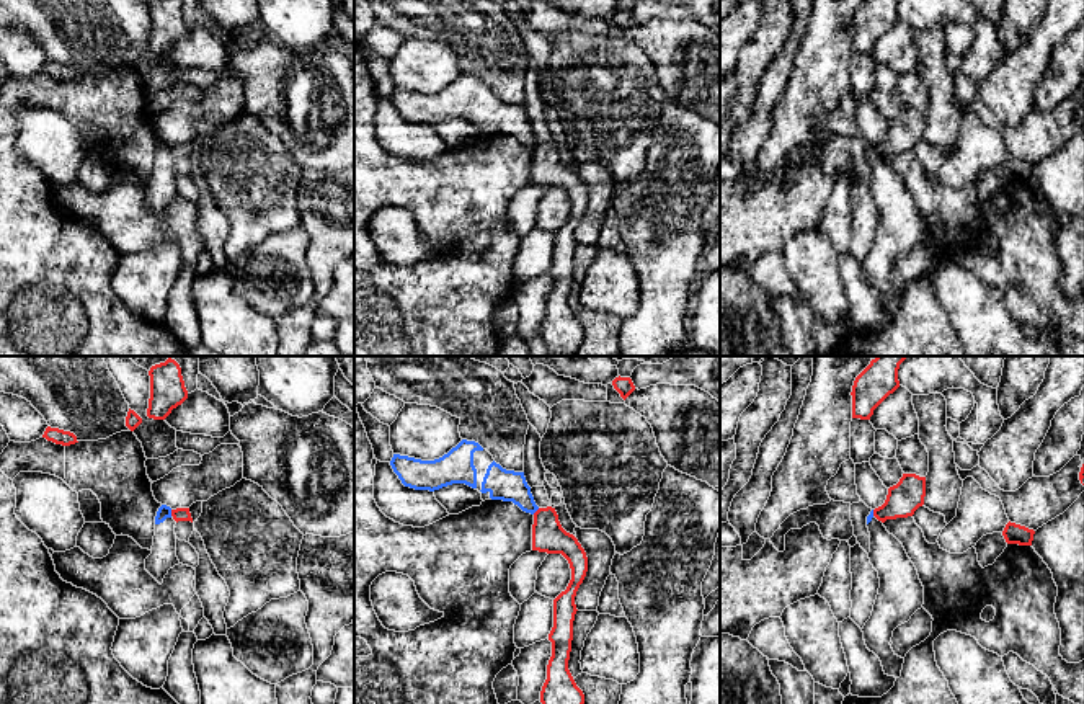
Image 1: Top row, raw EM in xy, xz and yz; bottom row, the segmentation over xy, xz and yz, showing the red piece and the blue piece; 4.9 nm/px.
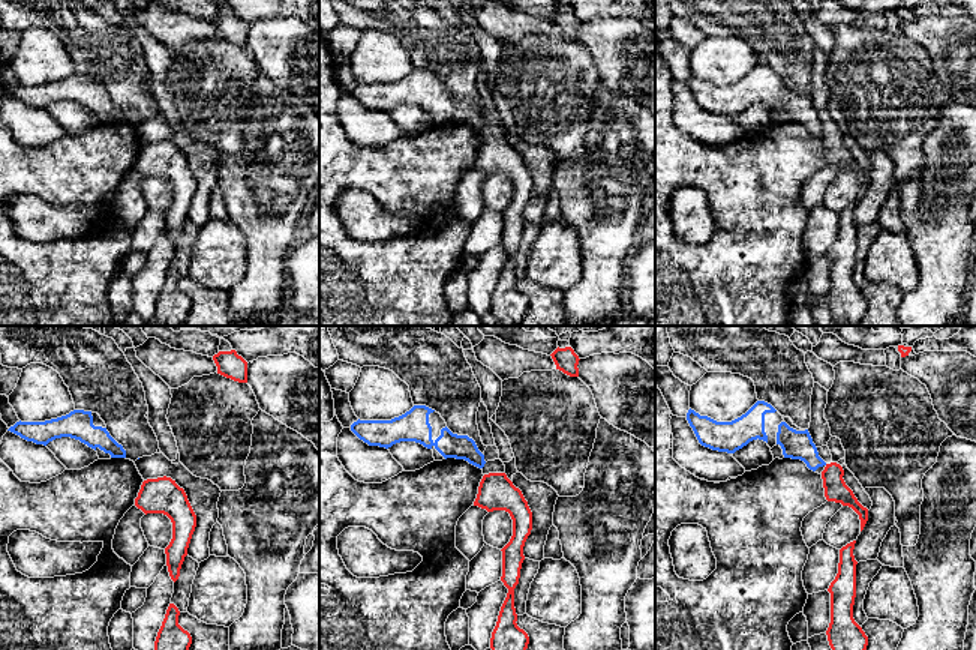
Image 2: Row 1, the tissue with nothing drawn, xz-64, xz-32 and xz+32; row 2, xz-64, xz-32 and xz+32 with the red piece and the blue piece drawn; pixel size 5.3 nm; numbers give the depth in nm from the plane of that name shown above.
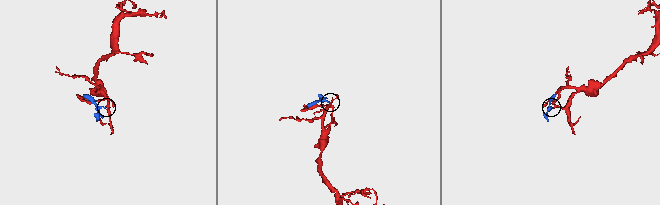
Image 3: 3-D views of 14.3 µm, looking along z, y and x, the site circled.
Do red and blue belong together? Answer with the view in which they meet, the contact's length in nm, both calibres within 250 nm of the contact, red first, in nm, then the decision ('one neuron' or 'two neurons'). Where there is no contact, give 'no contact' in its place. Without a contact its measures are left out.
xy | 30 nm | 60/70 nm | two neurons

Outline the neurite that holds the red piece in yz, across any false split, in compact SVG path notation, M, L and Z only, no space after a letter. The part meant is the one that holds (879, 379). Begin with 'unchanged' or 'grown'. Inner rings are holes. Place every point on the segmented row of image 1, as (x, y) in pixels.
unchanged | M877 356L852 385L852 418L870 420L873 410L900 387L898 369L908 356Z

